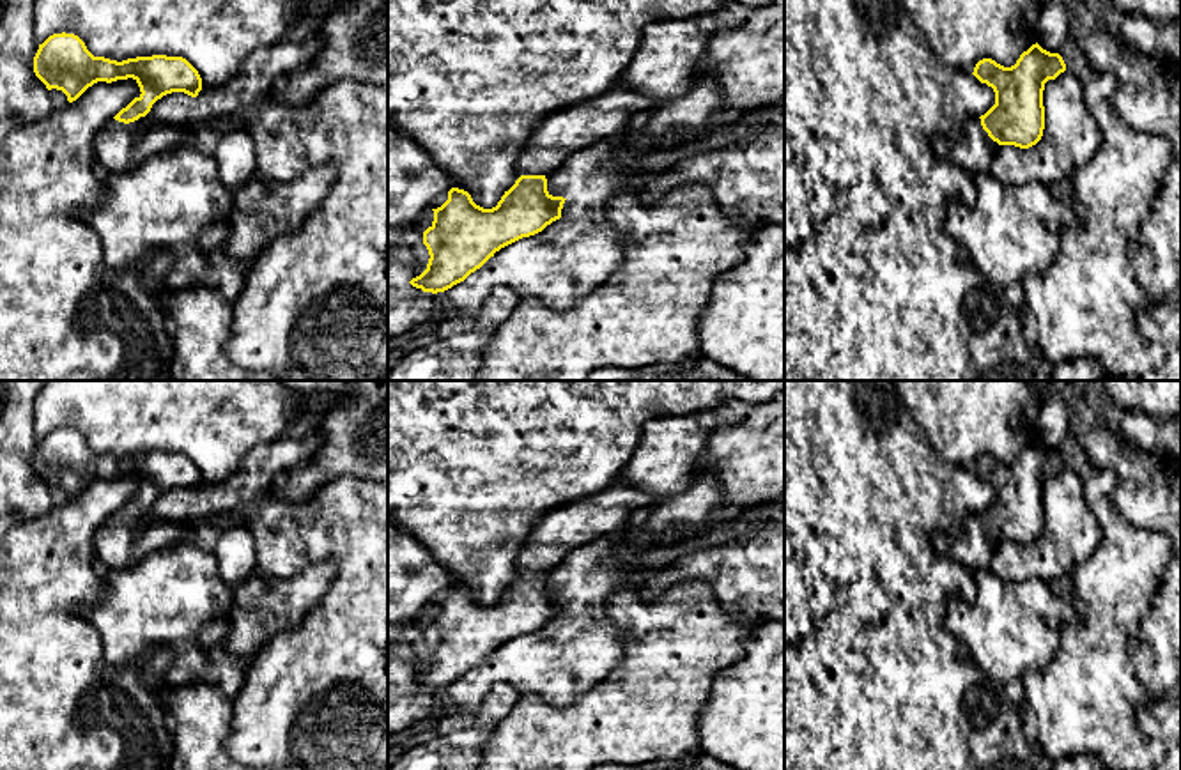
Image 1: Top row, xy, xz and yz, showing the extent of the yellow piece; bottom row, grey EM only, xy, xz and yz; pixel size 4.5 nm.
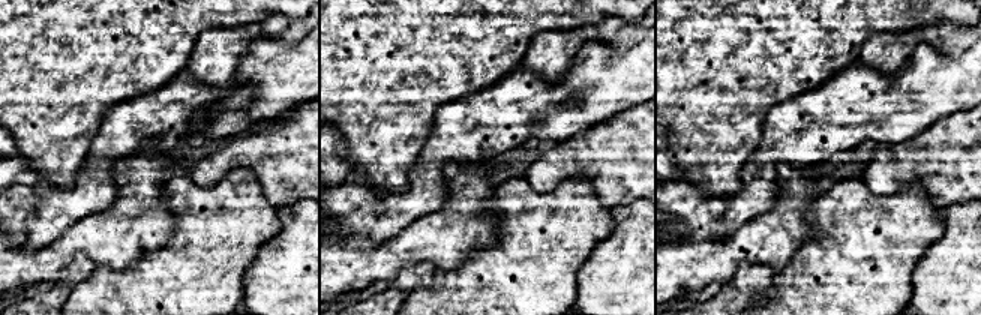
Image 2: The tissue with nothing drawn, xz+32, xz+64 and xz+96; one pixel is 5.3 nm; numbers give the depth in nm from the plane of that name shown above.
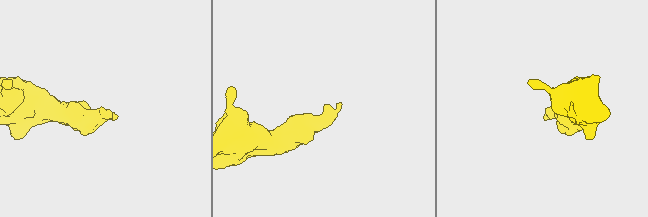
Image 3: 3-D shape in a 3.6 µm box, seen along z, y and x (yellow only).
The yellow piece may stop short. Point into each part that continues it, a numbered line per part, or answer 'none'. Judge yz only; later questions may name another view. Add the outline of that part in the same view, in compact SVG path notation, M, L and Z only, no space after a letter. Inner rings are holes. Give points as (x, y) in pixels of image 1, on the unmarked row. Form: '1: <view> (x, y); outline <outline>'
1: yz (972, 546); outline M969 513L956 533L937 533L931 540L940 552L965 565L970 572L990 570L999 543L983 526L979 513Z

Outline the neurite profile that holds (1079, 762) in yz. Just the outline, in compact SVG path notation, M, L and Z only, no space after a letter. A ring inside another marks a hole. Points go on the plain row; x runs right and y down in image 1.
M1075 756L1054 761L1052 770L1105 770L1105 768L1094 758Z

